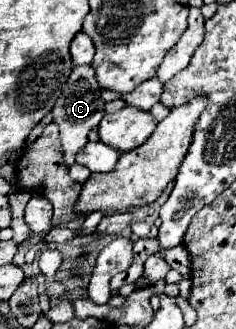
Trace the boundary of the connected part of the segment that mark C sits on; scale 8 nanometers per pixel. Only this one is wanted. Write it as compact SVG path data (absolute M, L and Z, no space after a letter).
M75 66L67 86L63 88L63 94L57 98L51 114L53 114L53 122L59 126L59 136L61 136L61 144L63 144L63 158L67 166L75 164L75 156L77 152L87 144L87 134L101 122L105 110L103 110L103 98L101 98L101 90L99 84L95 80L95 70L93 66Z

